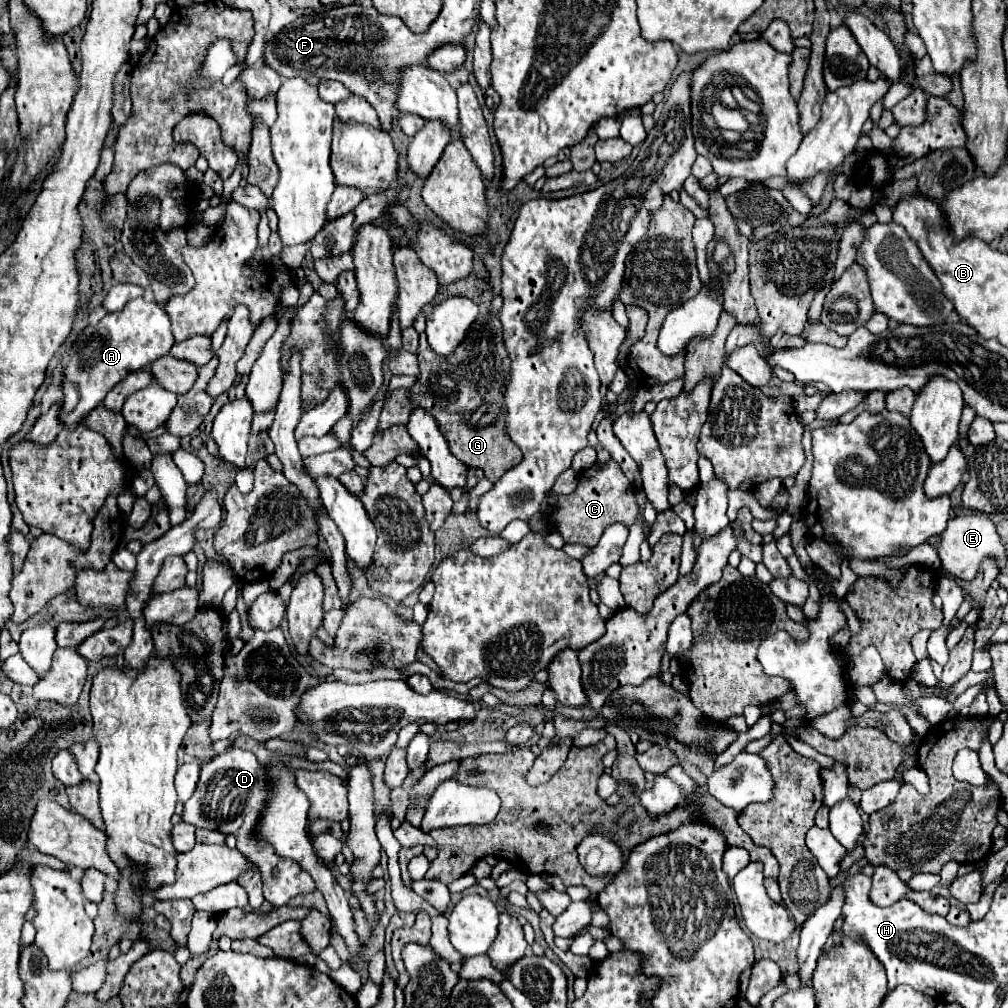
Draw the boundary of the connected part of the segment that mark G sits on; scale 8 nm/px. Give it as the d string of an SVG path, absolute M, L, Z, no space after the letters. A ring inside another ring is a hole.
M483 309L473 323L473 329L469 329L465 341L457 345L455 353L449 357L437 357L437 353L429 349L427 337L421 335L417 357L421 369L417 385L389 393L385 409L379 417L379 429L383 431L395 423L405 425L411 405L421 405L433 417L437 417L437 423L449 441L451 453L467 467L483 469L487 479L495 483L507 471L507 459L521 459L521 449L517 449L505 433L505 385L509 383L509 353L505 353L499 315ZM405 393L411 393L413 403L405 397Z

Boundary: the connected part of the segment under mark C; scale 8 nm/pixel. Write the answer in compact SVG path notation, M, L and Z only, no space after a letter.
M615 461L605 465L593 465L581 473L579 487L569 497L559 497L557 509L549 517L555 529L563 535L565 543L579 543L585 547L595 547L601 533L613 523L625 523L631 527L639 519L639 505L631 481L623 475Z

